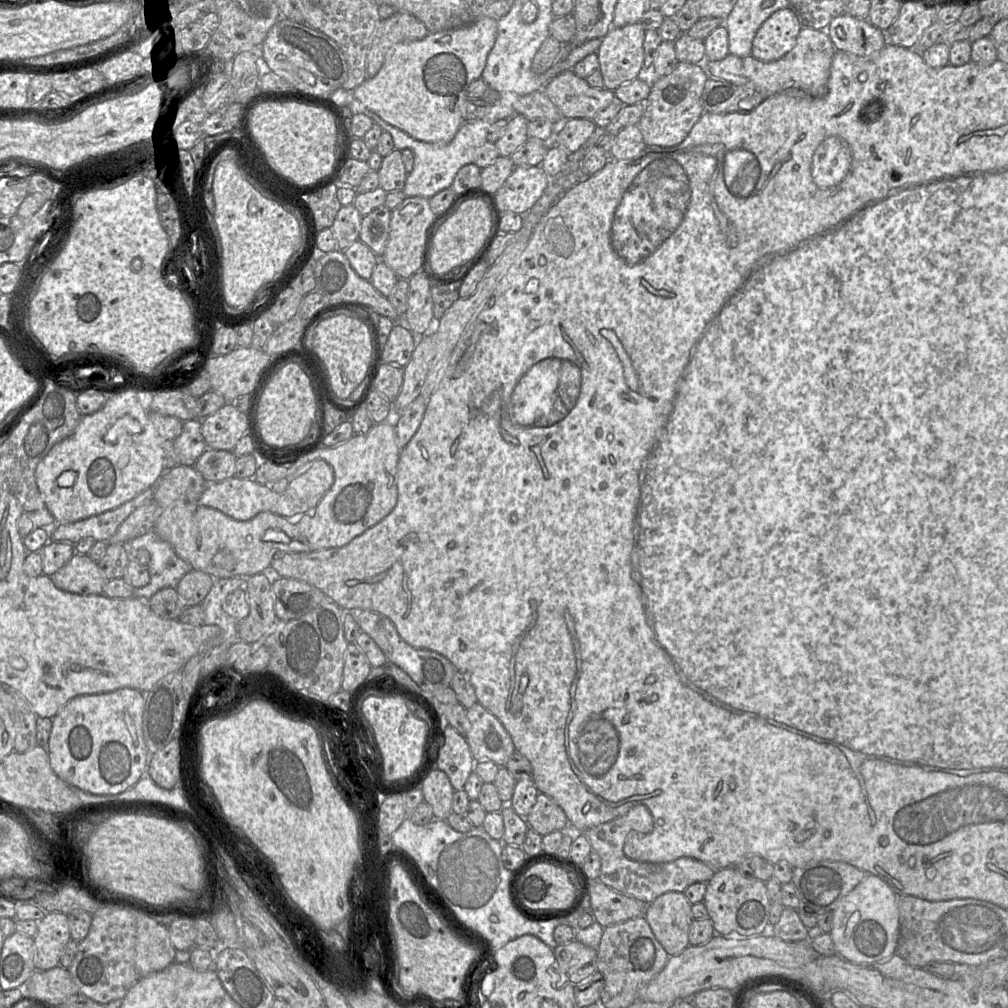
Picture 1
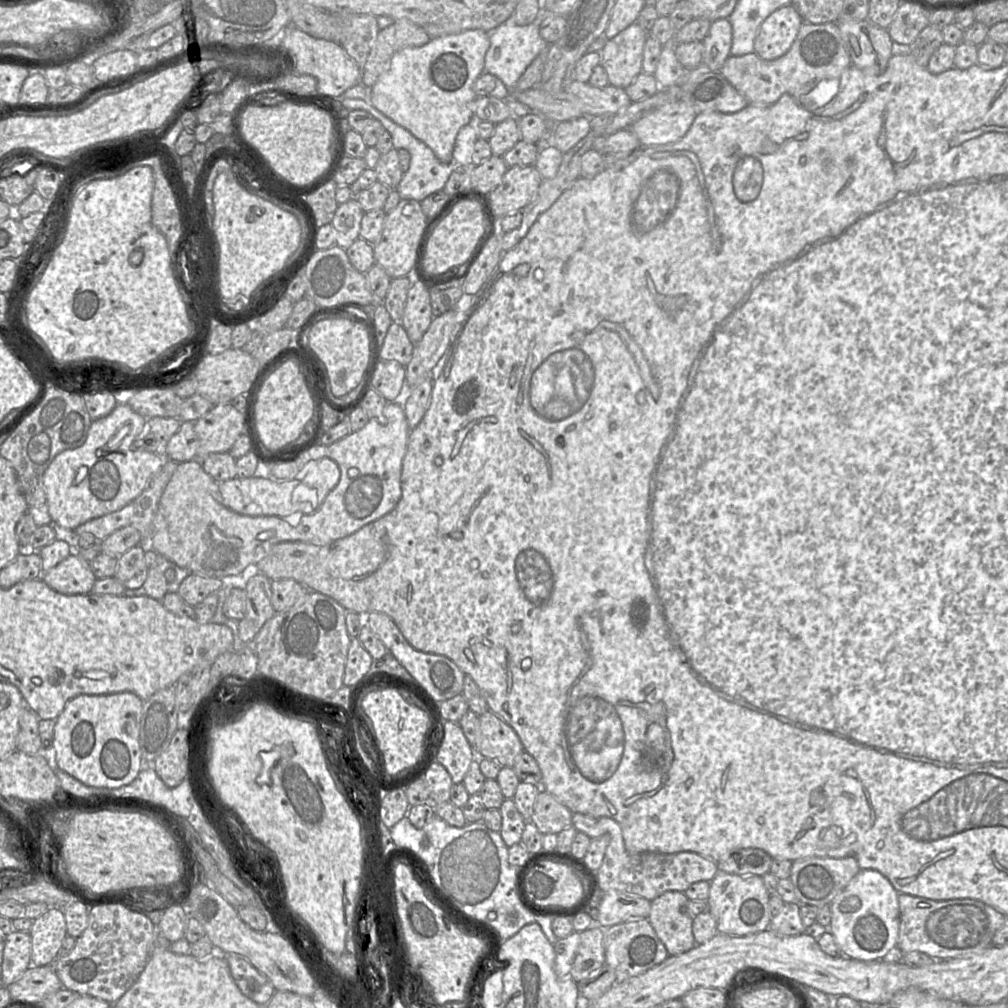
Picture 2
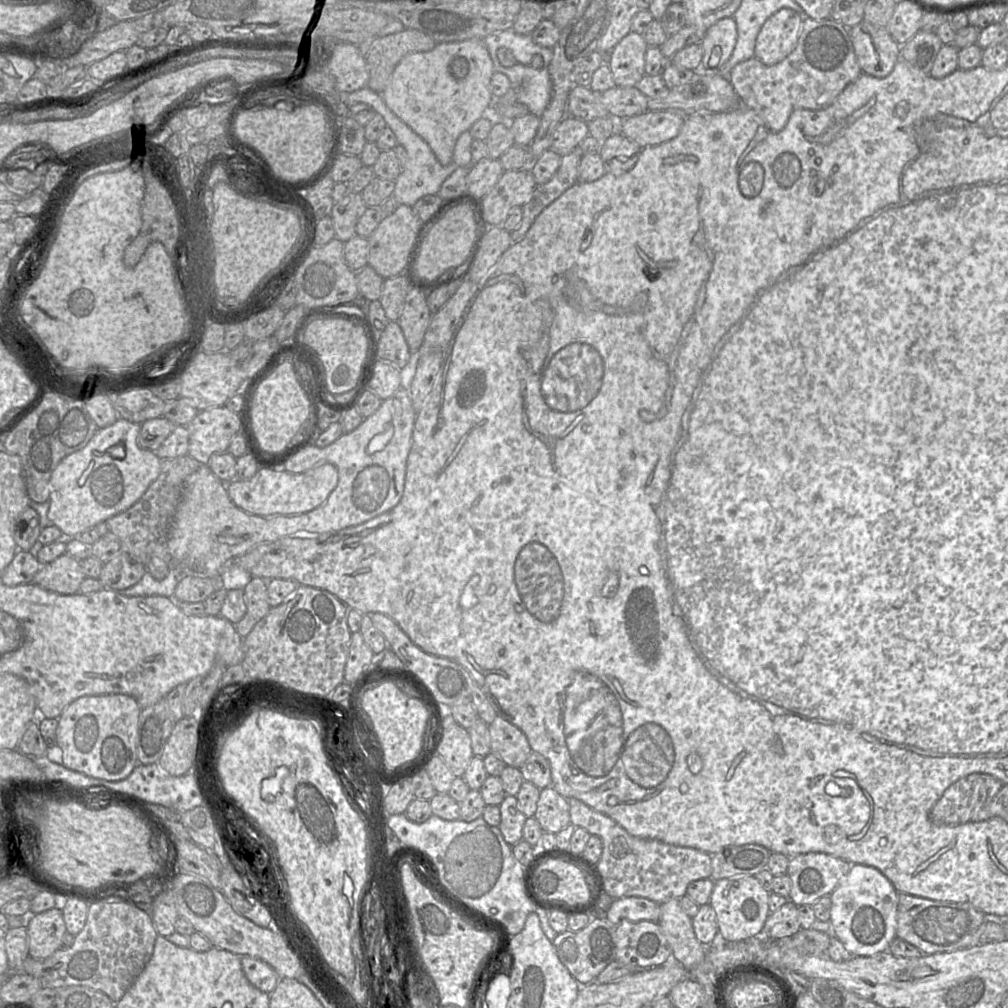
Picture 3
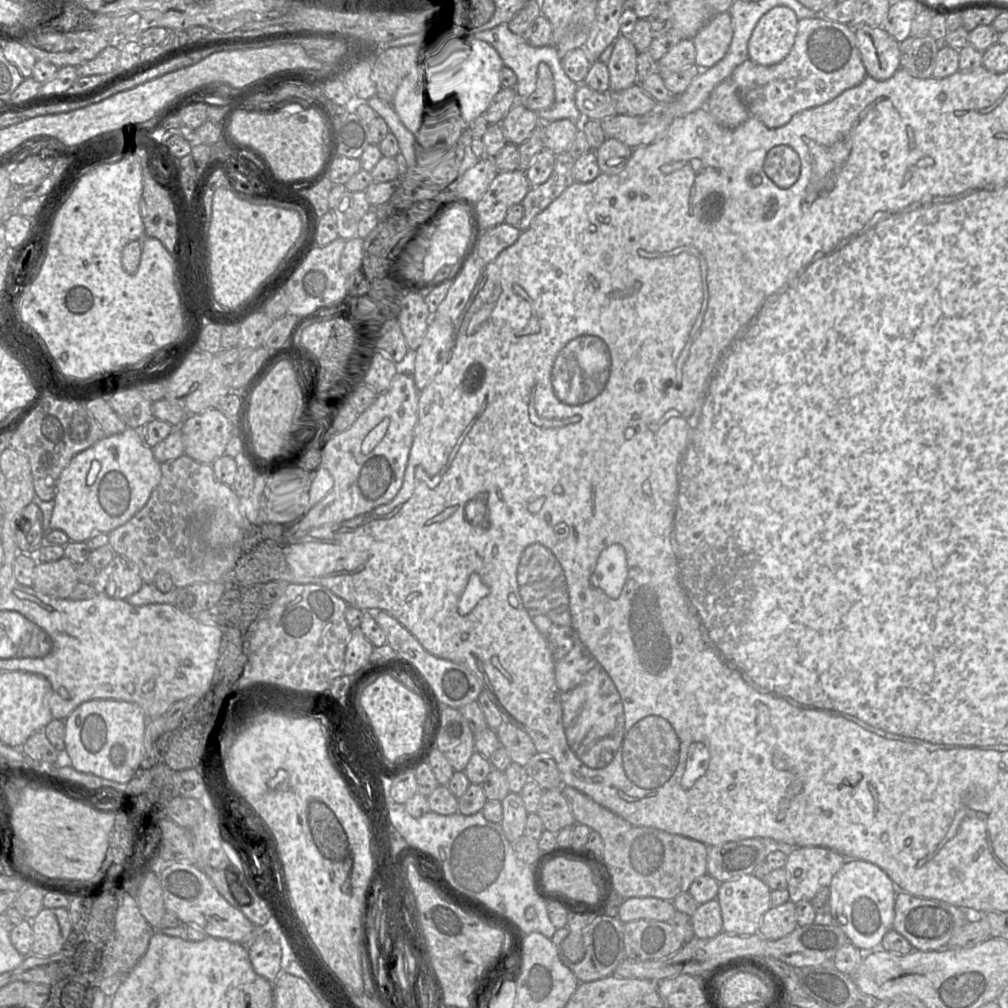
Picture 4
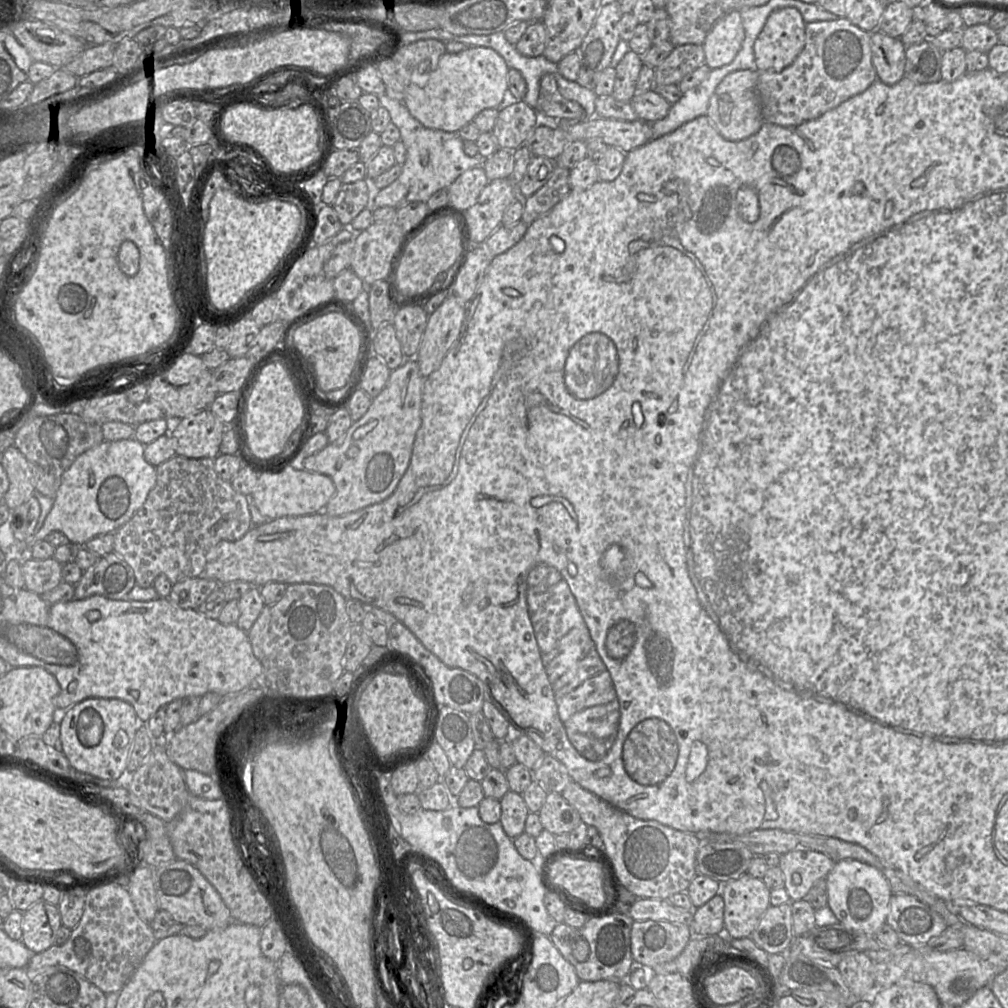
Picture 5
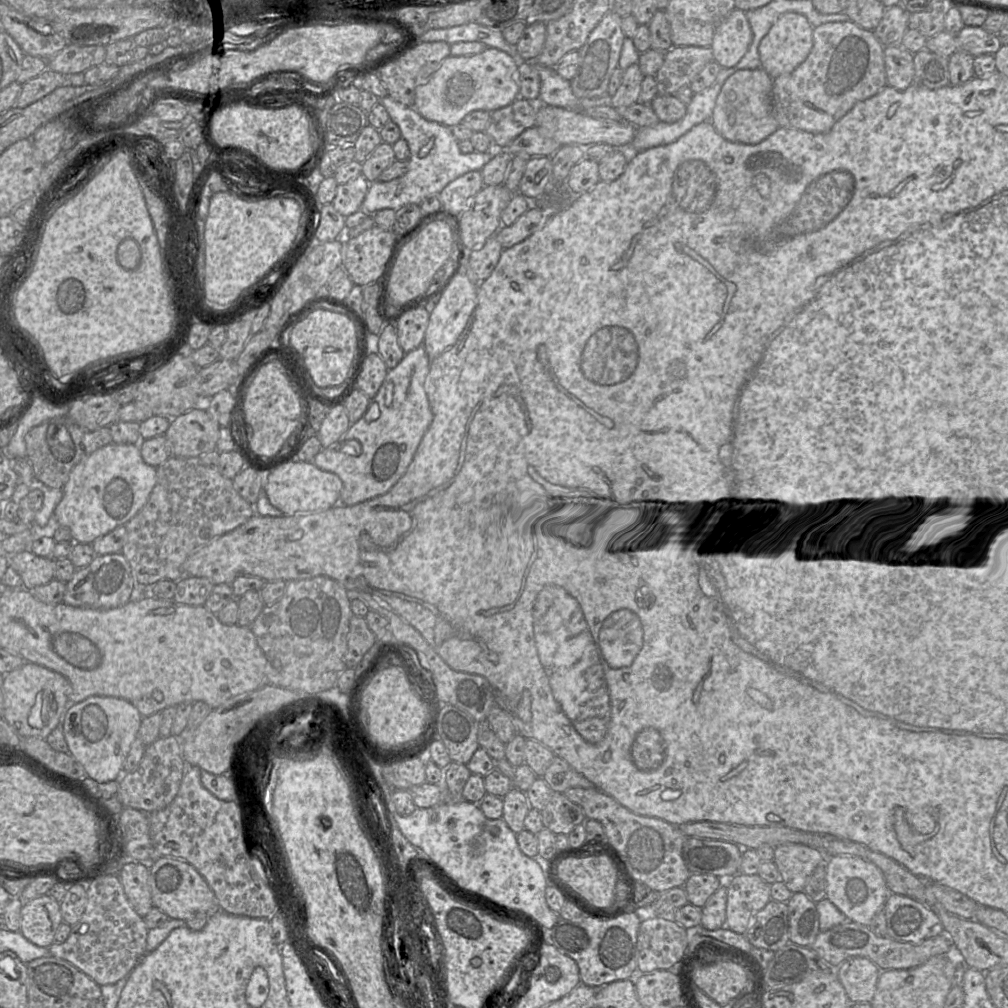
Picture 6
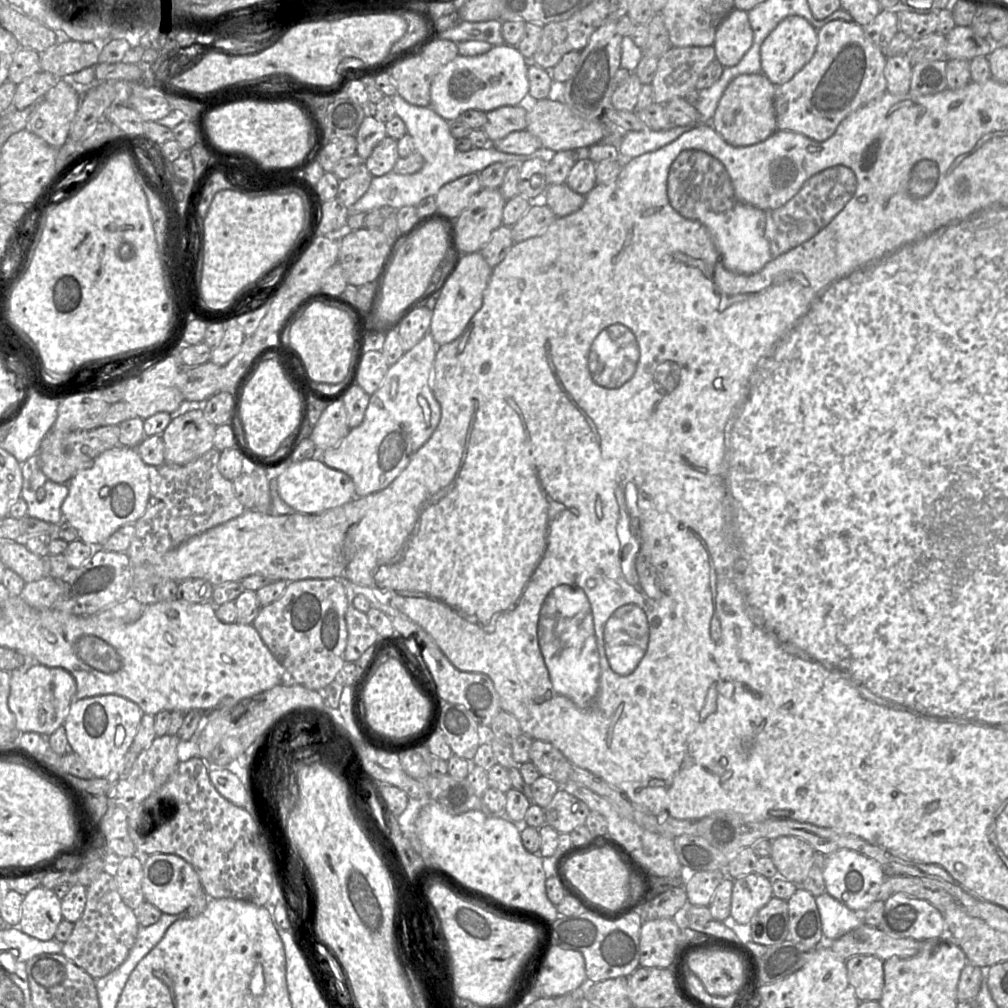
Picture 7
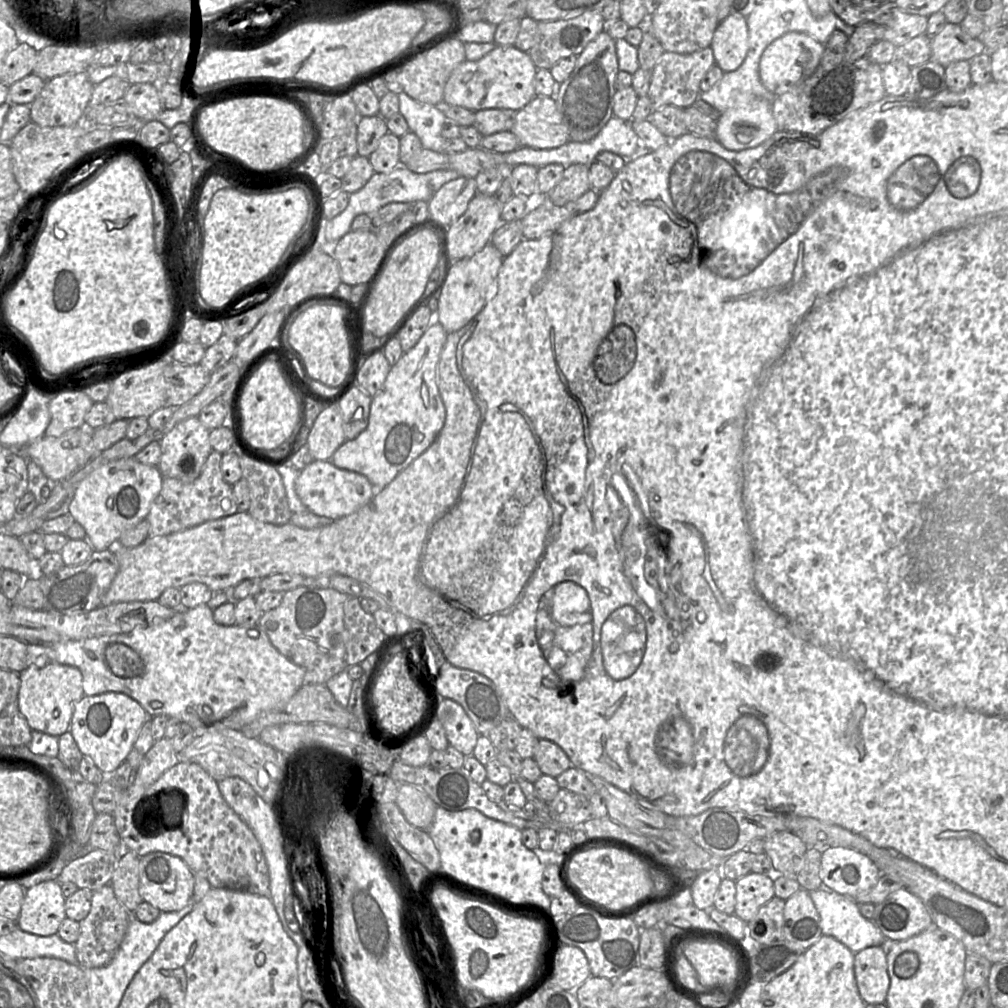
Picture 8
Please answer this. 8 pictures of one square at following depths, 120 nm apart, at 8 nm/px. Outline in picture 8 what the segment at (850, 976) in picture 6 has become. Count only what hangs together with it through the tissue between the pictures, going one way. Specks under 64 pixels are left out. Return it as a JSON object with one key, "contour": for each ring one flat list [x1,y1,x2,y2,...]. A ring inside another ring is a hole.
{"contour":[[872,946,854,954,854,976,858,993,866,1004,885,1003,890,978,887,954,882,947]]}

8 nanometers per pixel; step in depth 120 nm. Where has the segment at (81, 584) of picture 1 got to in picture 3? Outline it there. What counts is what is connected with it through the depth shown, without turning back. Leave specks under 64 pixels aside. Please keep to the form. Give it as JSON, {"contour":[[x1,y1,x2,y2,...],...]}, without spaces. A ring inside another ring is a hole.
{"contour":[[65,553,54,561,43,564,31,583,57,594,71,595,79,593,85,578,81,562]]}

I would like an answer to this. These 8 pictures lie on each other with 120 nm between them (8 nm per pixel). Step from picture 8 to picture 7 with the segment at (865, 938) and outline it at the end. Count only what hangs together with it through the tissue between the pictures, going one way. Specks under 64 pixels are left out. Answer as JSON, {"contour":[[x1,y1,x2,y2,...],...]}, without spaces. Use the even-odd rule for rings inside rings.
{"contour":[[827,892,815,897,821,918,824,941,832,942,864,924,860,913,854,912]]}

